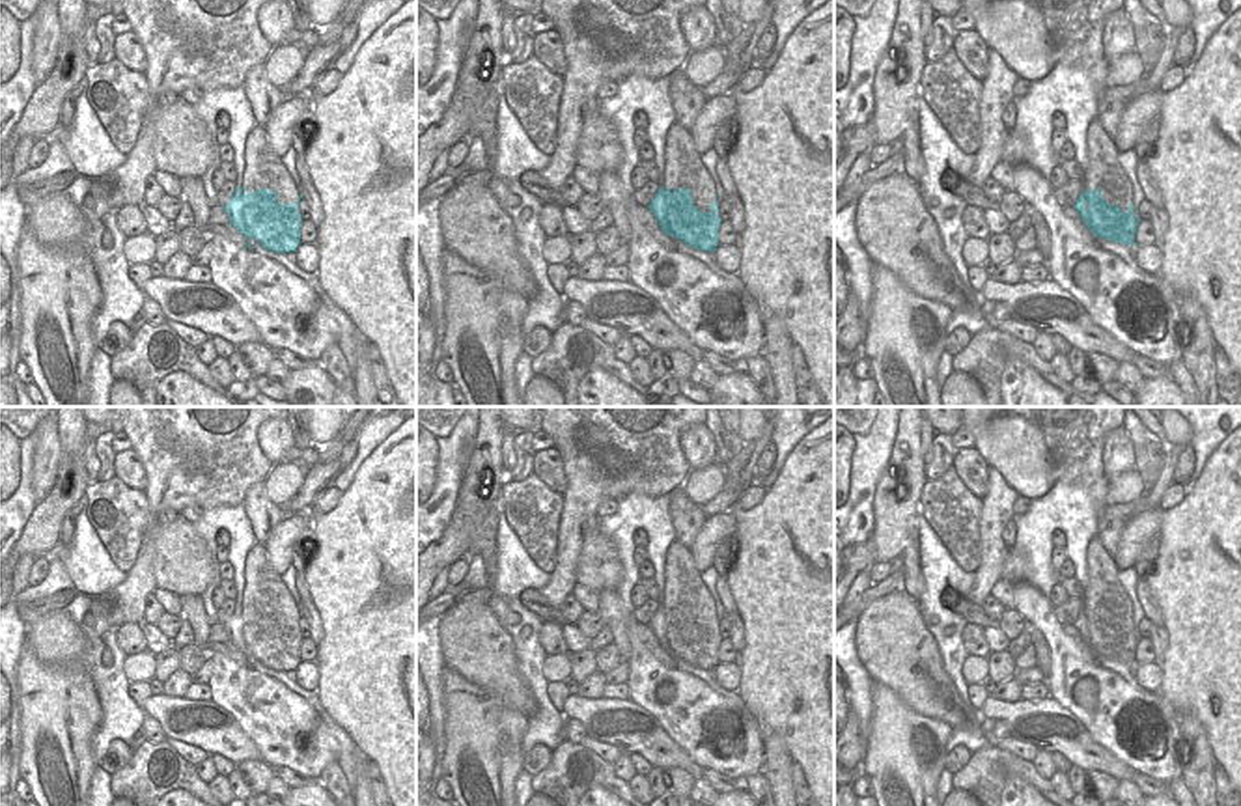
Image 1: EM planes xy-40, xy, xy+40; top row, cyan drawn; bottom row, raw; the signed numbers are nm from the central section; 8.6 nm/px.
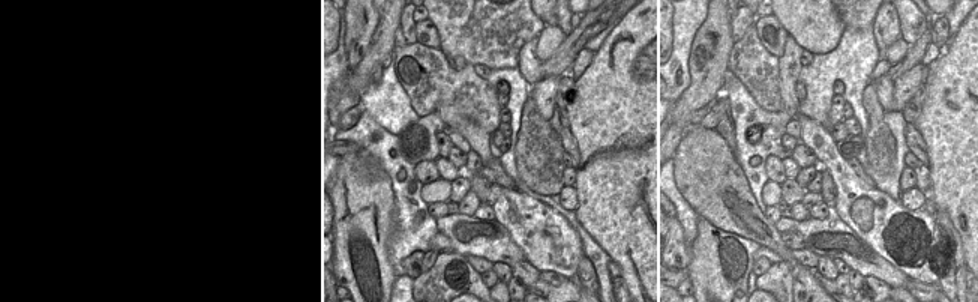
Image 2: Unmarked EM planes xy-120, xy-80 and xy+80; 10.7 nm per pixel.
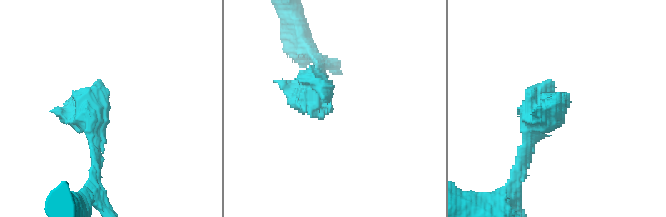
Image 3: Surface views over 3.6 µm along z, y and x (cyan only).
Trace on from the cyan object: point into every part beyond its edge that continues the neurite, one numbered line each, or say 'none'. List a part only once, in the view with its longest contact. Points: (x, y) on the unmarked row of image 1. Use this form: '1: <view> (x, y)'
none

